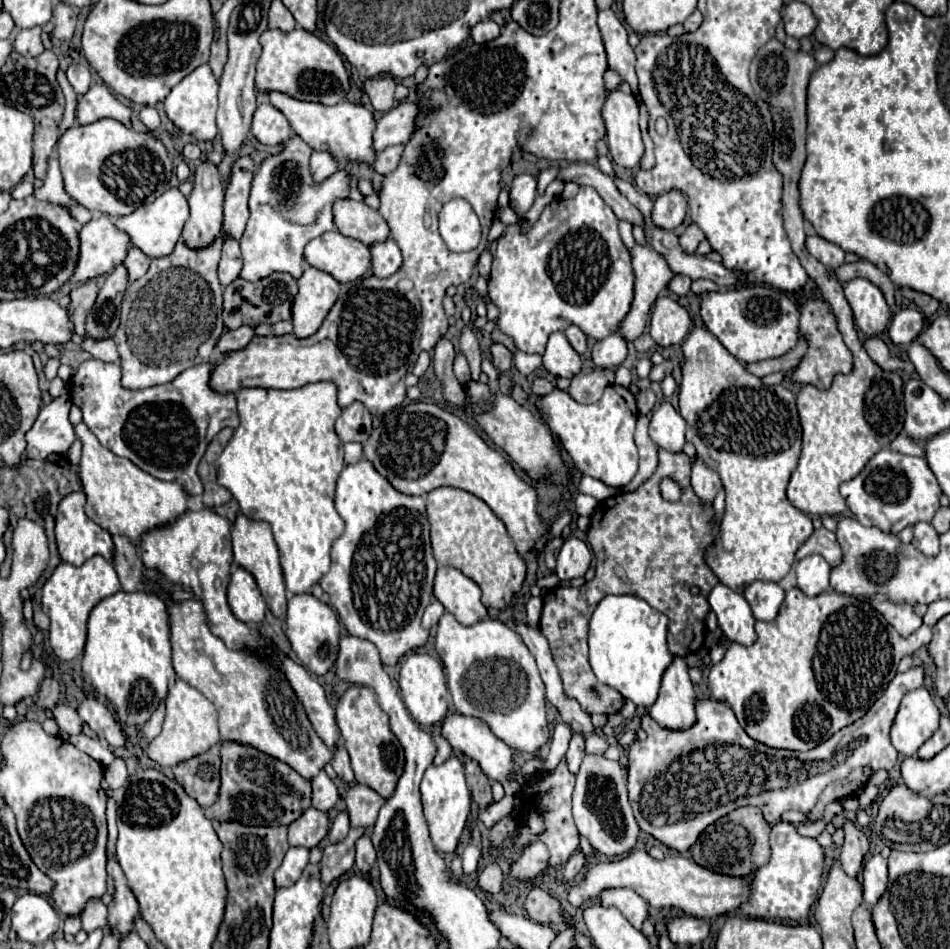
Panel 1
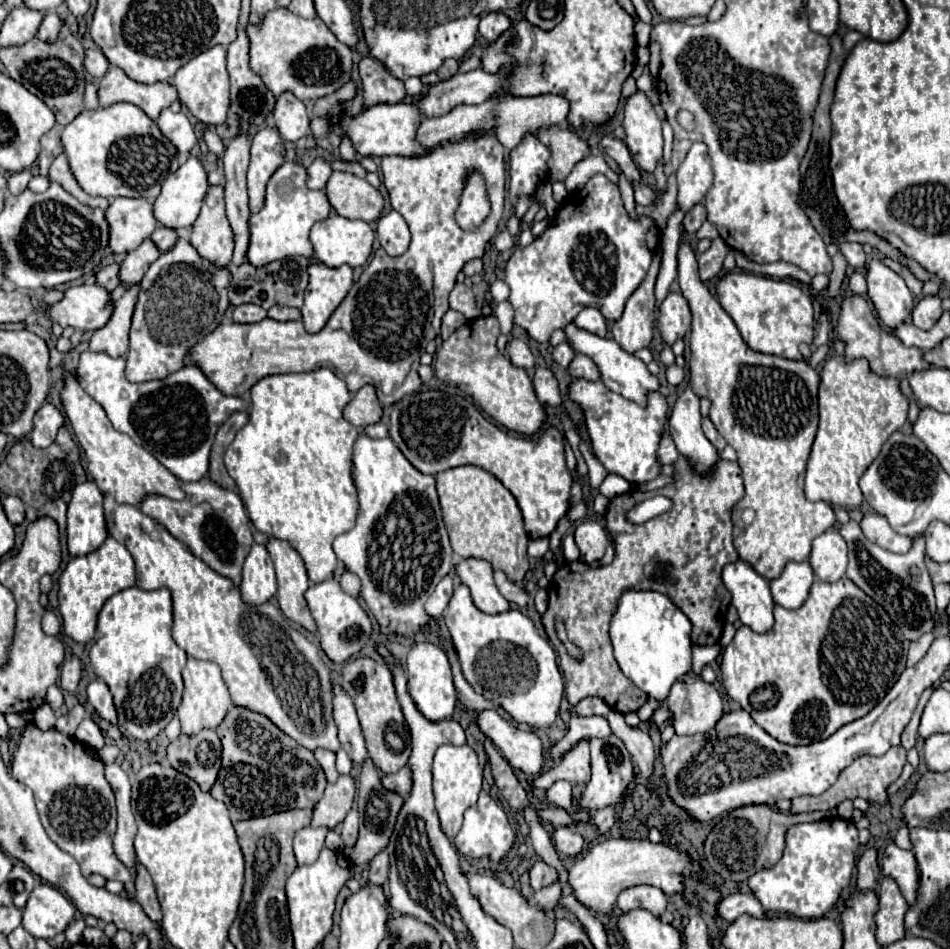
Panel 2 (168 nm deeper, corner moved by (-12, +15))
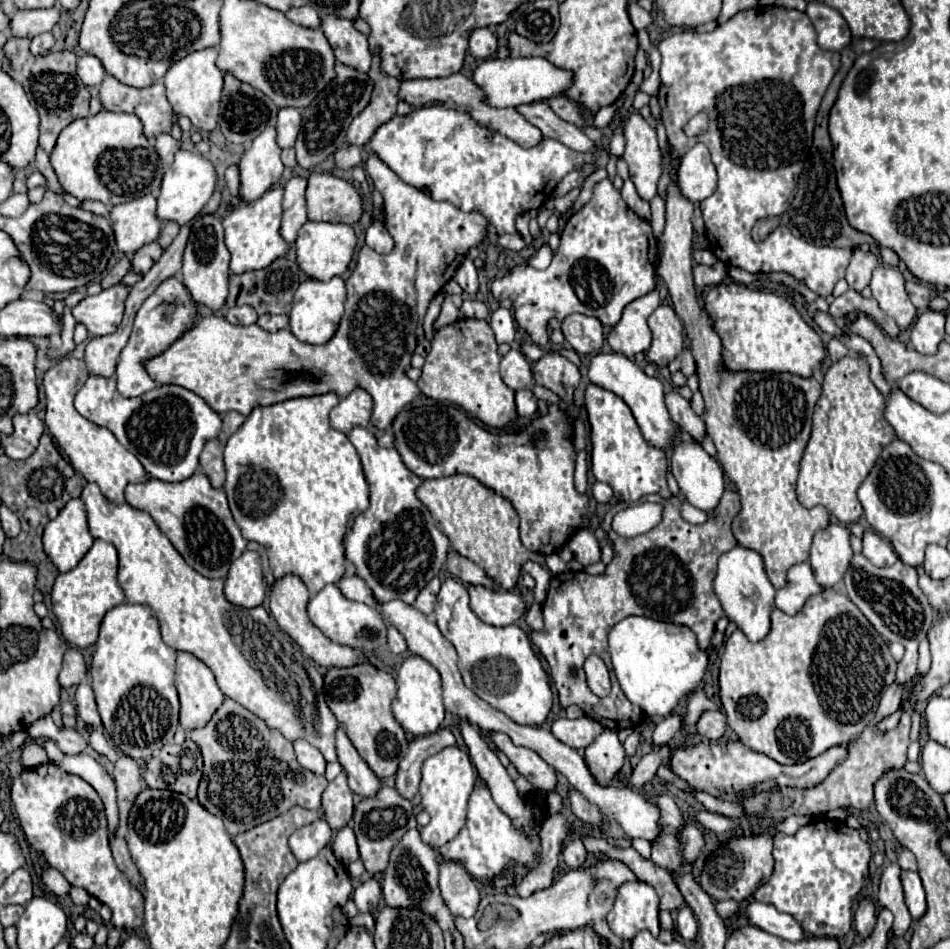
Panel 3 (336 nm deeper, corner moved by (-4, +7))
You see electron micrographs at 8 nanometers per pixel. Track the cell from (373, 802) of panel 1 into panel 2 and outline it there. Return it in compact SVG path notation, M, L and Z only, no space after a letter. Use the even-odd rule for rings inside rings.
M404 766L400 772L394 772L394 774L386 774L386 776L382 776L382 786L384 786L386 790L390 790L390 792L400 794L400 796L408 796L408 788L412 786L408 766Z

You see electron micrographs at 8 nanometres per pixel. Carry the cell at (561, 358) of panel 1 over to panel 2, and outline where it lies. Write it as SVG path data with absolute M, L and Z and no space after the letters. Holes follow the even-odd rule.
M570 322L566 328L566 340L570 342L570 346L574 348L576 354L584 354L588 358L592 358L592 362L600 368L600 374L602 374L602 382L612 390L612 392L618 392L622 394L624 398L630 398L638 404L646 404L646 394L652 392L652 390L658 390L660 382L656 376L652 376L648 370L646 370L646 364L642 360L638 360L636 356L624 352L612 338L600 338L600 336L592 336L592 332L584 332L582 328L578 328L574 322Z

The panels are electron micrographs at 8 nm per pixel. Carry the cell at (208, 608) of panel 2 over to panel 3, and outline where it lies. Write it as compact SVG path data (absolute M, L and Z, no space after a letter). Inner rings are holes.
M88 482L82 490L82 502L86 506L88 514L88 528L92 538L100 538L106 542L112 542L118 550L118 584L126 594L126 602L130 604L144 604L150 606L160 622L162 640L174 648L192 652L196 658L200 658L216 676L218 688L224 692L224 696L234 698L238 704L260 716L270 728L276 728L288 738L290 742L302 738L314 744L326 762L336 762L336 718L332 712L328 712L324 692L322 692L322 676L316 672L312 660L308 660L300 648L294 646L290 636L280 630L276 620L262 608L240 608L230 604L224 598L224 580L206 578L198 574L194 568L190 568L184 558L178 554L178 550L172 546L172 542L160 532L152 516L144 510L132 508L128 502L114 504L110 502L100 488L94 482Z

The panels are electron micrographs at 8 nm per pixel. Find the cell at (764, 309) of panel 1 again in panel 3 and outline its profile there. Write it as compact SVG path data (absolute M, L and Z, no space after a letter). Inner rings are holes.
M720 284L708 290L704 298L704 310L708 312L714 332L722 340L722 366L730 372L790 372L802 378L810 378L824 360L824 344L816 330L808 326L792 302L774 292L752 290L742 284Z

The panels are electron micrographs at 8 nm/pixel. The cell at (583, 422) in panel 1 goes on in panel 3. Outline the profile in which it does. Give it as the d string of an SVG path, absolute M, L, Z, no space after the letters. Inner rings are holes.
M590 384L586 388L586 410L592 430L592 474L596 476L596 480L608 484L614 490L614 498L622 502L636 502L642 496L654 492L670 498L670 490L666 484L666 454L652 448L644 440L628 404L614 392Z

